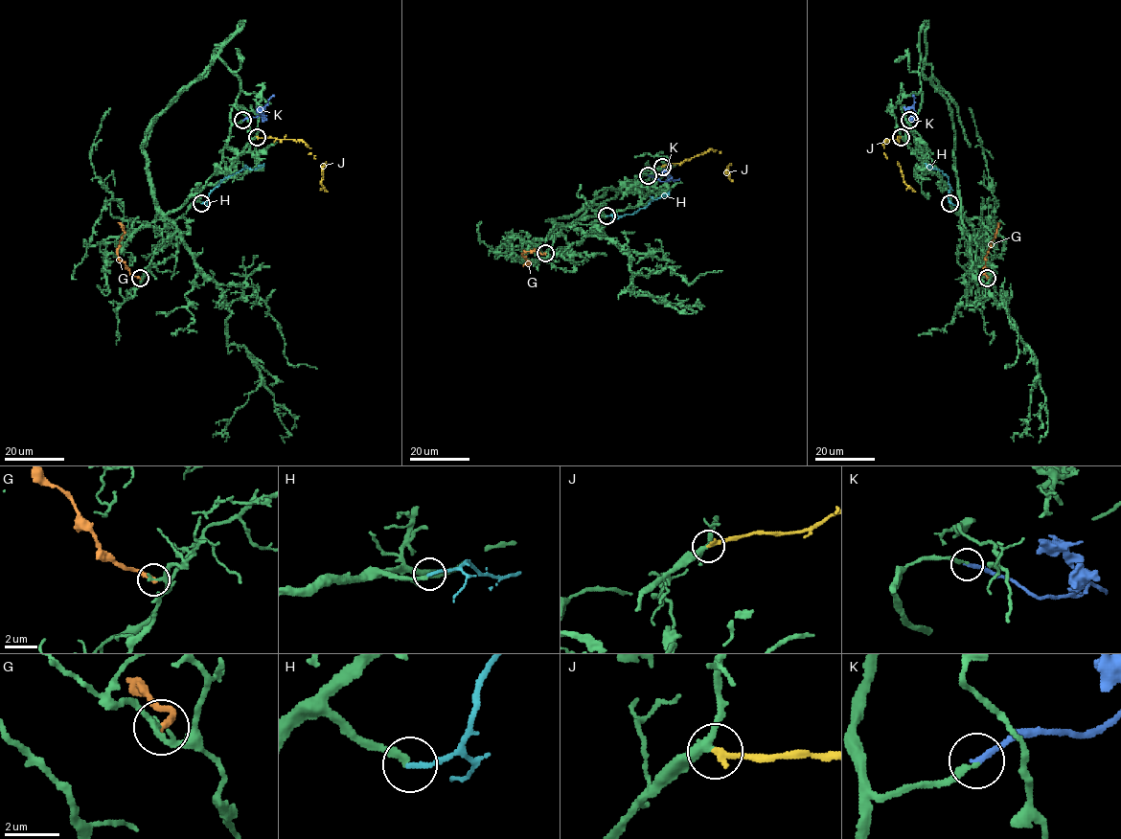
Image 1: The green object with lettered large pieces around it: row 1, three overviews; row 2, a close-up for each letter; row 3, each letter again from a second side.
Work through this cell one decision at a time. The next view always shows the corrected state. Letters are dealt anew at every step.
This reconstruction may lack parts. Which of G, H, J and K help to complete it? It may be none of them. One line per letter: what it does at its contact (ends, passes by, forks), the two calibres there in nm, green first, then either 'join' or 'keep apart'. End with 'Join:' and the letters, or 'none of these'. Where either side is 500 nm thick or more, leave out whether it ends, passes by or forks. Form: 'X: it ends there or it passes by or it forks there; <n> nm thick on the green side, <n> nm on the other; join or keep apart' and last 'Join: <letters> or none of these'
G: it ends there; 170 nm thick on the green side, 240 nm on the other; keep apart
H: it ends there; 240 nm thick on the green side, 200 nm on the other; keep apart
J: it ends there; 240 nm thick on the green side, 260 nm on the other; join
K: it ends there; 190 nm thick on the green side, 240 nm on the other; join
Join: J, K

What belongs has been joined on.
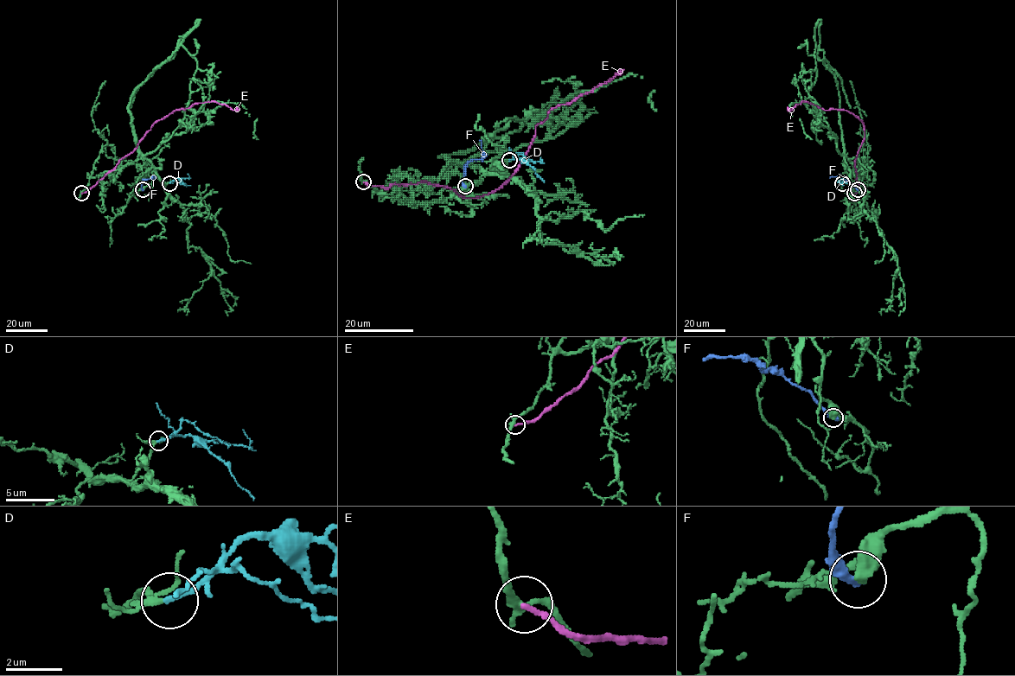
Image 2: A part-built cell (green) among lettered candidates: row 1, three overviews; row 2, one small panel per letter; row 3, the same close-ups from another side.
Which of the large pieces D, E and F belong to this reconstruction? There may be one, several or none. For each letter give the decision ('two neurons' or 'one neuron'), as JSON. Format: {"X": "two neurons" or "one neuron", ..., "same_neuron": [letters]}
{"D": "one neuron", "E": "two neurons", "F": "two neurons", "same_neuron": ["D"]}

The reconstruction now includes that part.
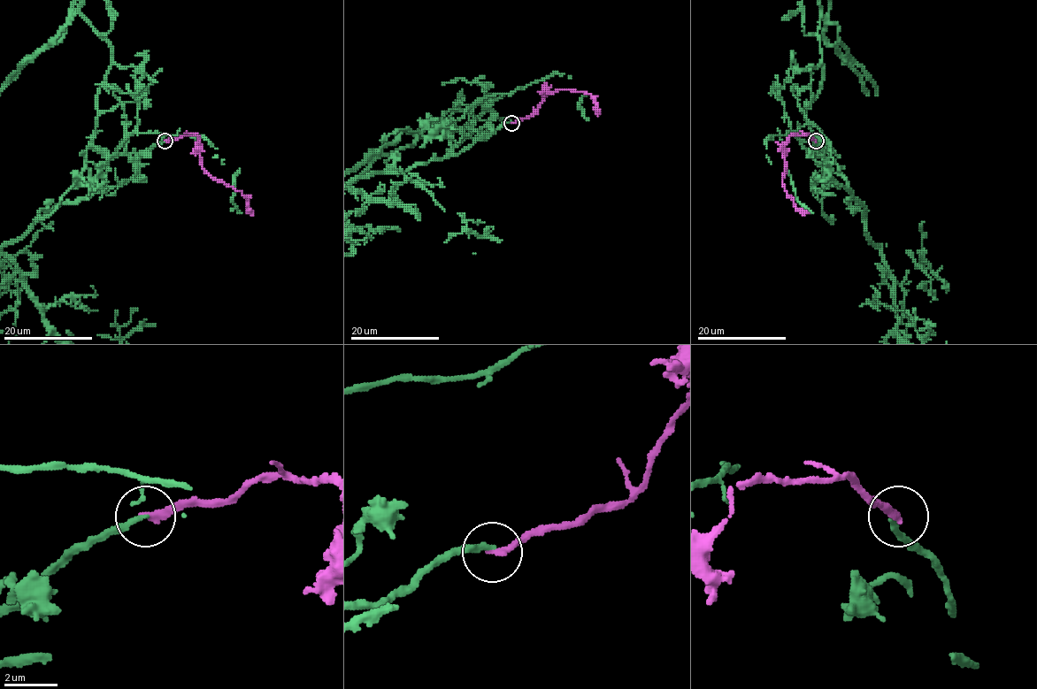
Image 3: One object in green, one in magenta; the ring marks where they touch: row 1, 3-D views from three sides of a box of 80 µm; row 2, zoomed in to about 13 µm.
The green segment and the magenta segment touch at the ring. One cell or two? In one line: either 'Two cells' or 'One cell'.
One cell

